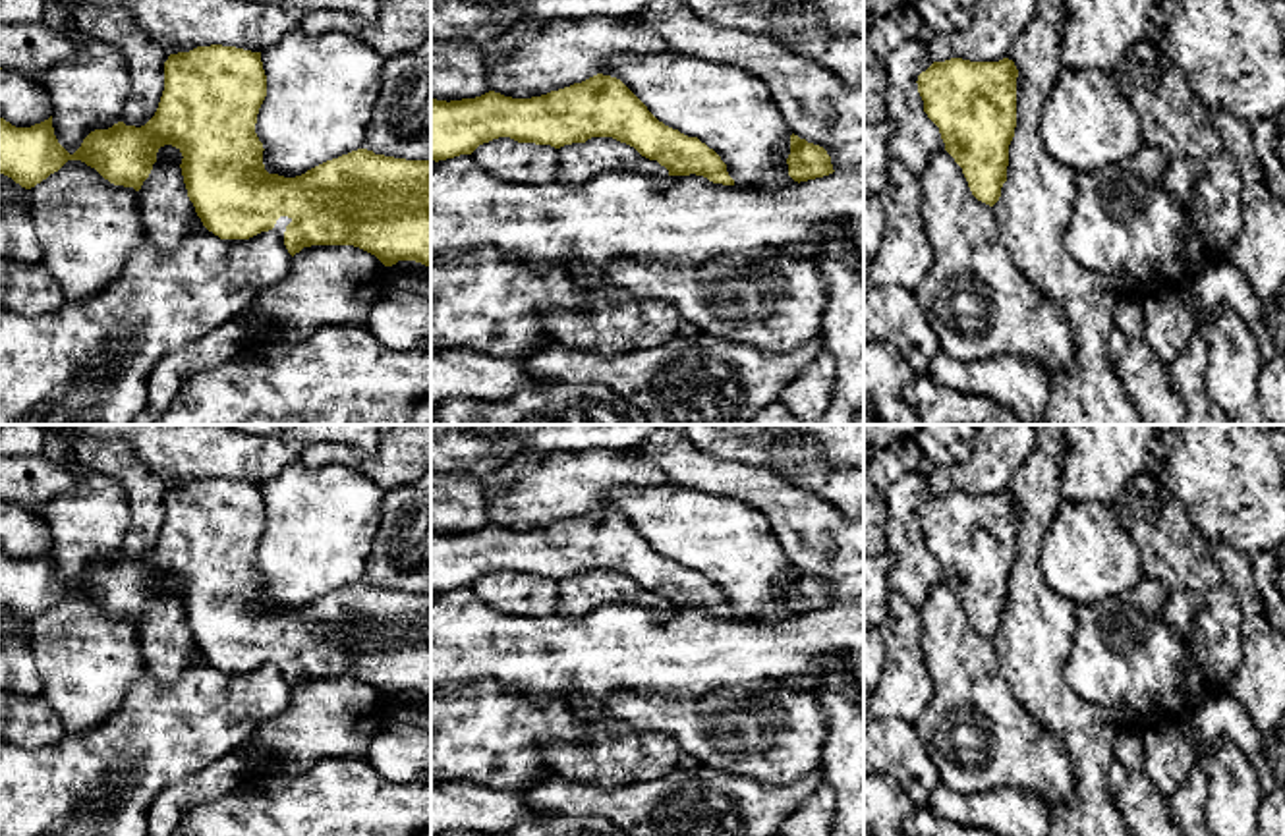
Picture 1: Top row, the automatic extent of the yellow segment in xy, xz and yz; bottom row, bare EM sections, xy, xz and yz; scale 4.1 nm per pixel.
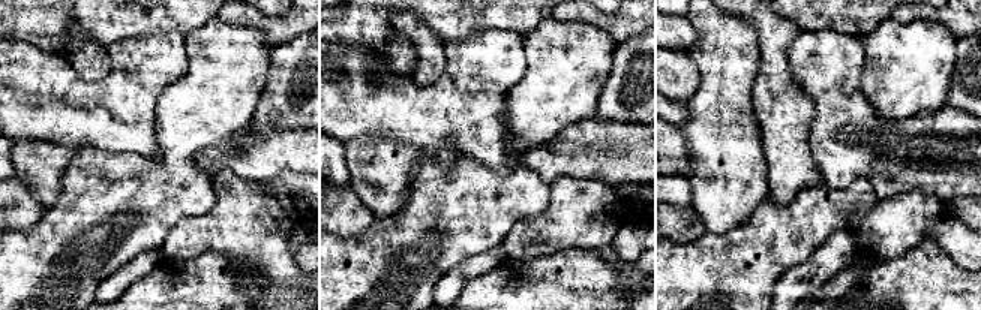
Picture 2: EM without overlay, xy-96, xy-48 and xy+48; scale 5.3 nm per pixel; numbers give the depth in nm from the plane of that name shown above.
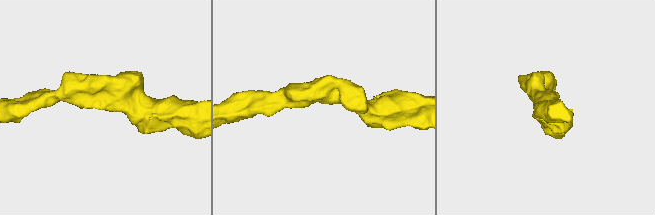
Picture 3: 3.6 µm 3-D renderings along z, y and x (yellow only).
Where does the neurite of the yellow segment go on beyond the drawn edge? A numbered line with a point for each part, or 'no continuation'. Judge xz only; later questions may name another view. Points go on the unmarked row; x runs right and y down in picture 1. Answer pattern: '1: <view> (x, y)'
no continuation

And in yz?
no continuation

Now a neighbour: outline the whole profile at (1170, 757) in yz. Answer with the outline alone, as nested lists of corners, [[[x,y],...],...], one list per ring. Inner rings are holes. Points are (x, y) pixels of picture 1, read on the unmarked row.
[[[1179,724],[1142,730],[1142,747],[1142,770],[1165,797],[1198,766],[1194,747]]]

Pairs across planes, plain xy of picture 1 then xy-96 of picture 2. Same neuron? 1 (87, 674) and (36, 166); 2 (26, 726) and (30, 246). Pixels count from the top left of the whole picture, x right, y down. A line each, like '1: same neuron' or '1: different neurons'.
1: same neuron
2: different neurons

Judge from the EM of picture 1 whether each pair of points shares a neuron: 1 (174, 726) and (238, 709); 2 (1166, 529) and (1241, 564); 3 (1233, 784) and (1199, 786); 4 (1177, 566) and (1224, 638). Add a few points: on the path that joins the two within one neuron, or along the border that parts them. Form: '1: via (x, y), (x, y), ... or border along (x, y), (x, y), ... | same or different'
1: via (190, 723), (205, 713), (223, 709) | same
2: border along (1210, 543), (1210, 555), (1220, 576), (1231, 587) | different
3: border along (1199, 765), (1206, 779), (1206, 815) | different
4: via (1197, 578), (1218, 599), (1220, 618) | same

